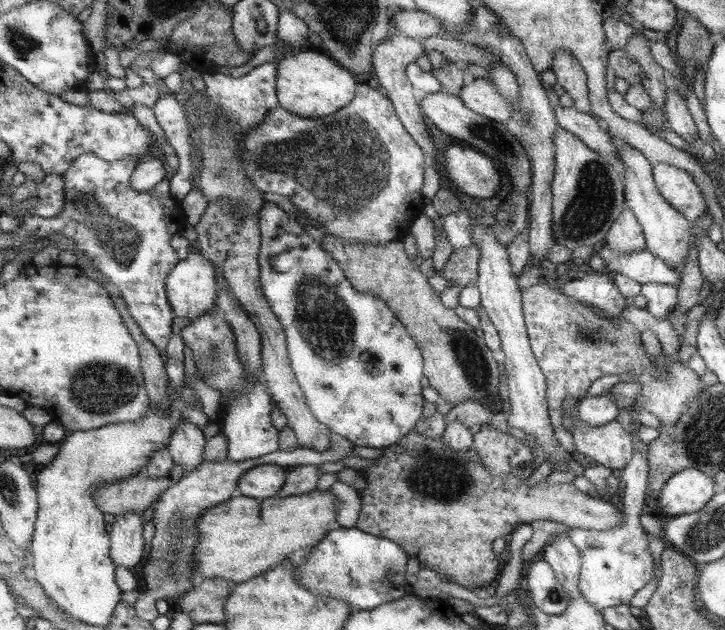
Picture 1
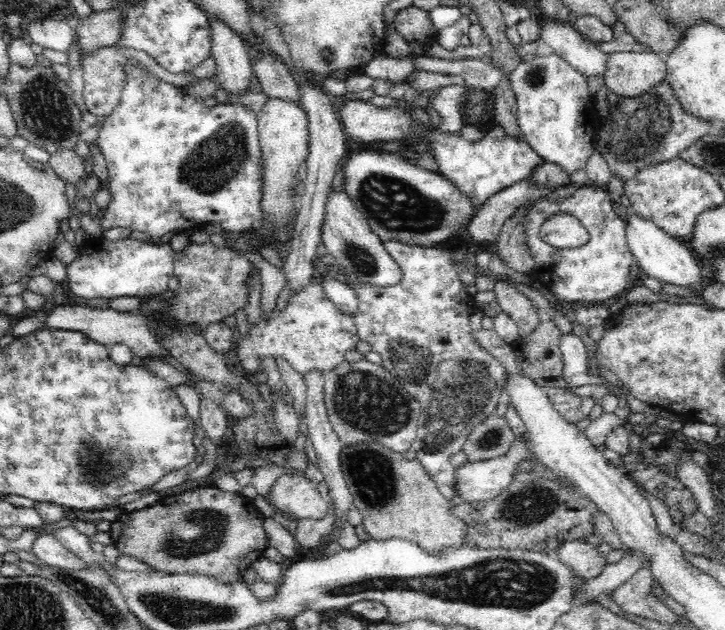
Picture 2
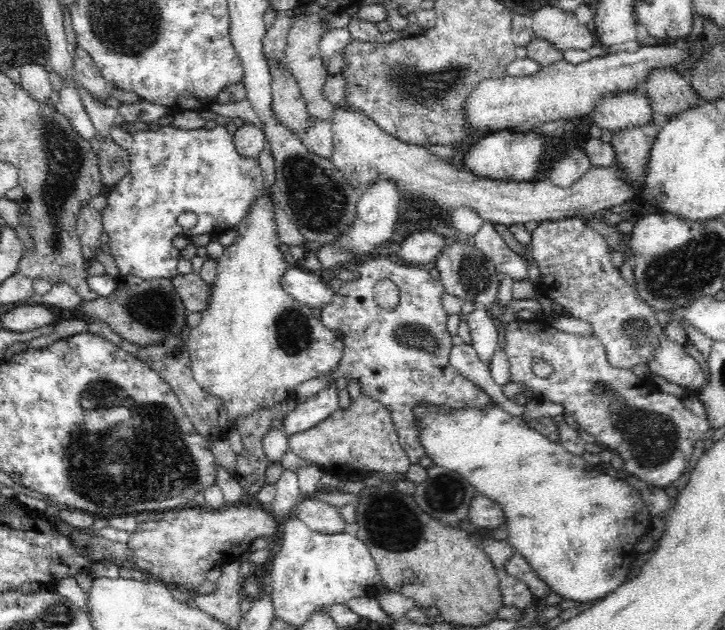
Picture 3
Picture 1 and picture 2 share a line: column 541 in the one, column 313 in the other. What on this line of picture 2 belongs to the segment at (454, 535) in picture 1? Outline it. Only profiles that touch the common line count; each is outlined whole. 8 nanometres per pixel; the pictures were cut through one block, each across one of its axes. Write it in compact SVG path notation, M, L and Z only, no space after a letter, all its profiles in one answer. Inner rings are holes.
M282 476L272 488L272 492L268 494L268 502L274 504L278 510L282 510L282 514L290 516L292 520L304 518L304 520L322 522L330 510L330 502L324 502L322 494L318 492L318 484L314 484L308 478L300 478L300 476Z

